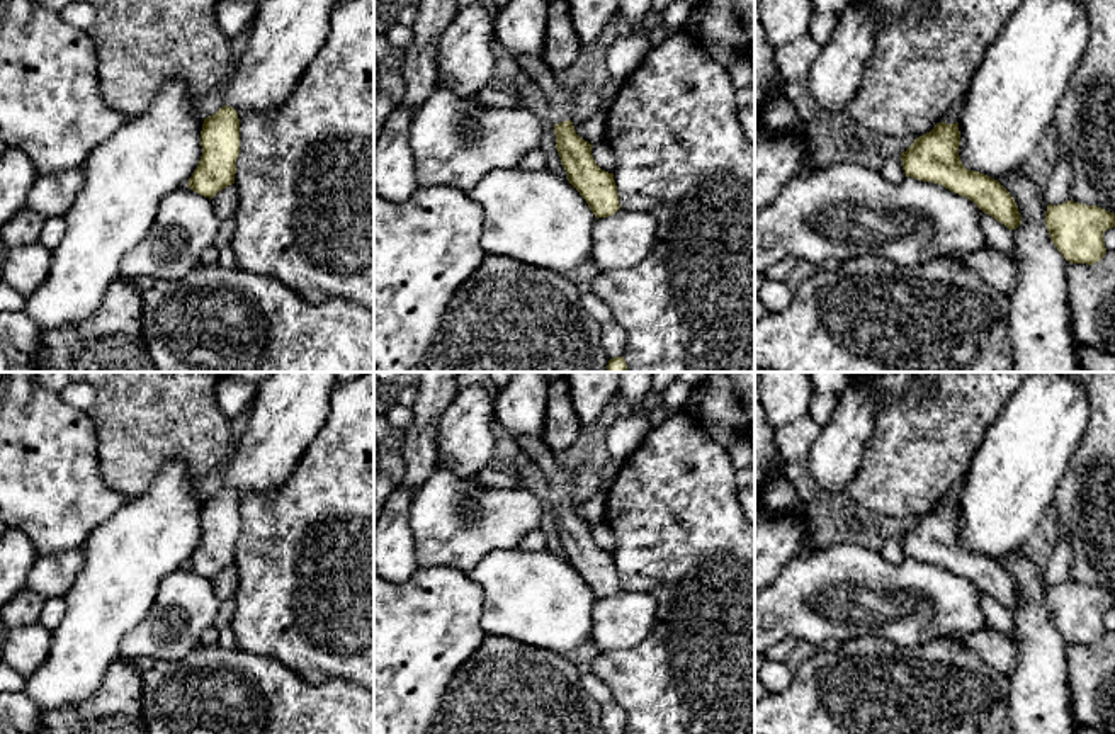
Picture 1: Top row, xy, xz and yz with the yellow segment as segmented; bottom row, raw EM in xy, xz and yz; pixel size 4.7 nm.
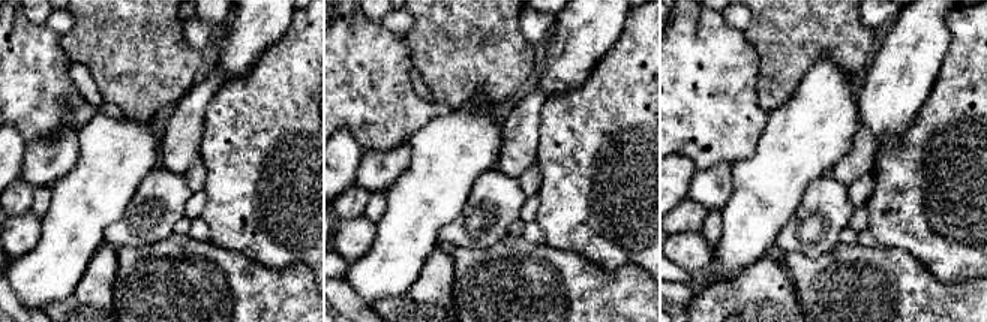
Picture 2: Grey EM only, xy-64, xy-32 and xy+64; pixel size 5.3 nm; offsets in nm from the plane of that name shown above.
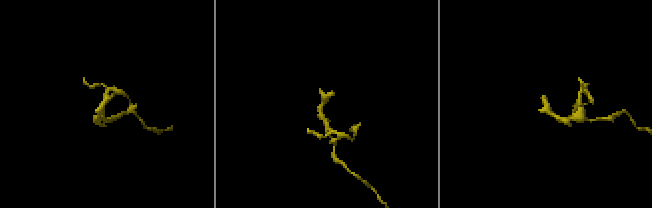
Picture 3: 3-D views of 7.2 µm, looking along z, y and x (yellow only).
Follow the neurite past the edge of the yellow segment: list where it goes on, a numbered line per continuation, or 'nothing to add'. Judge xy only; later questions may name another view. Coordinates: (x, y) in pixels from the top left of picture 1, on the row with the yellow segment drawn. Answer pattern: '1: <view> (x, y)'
nothing to add

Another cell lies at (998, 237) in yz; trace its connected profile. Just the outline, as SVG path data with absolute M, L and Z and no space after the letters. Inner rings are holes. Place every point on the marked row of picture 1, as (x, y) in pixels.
M981 214L981 229L986 238L988 248L1011 257L1015 253L1015 243L1011 229L996 221L993 216Z

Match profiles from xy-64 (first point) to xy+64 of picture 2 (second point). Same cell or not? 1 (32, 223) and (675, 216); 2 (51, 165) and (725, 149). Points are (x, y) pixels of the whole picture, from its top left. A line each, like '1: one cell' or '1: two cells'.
1: two cells
2: two cells

